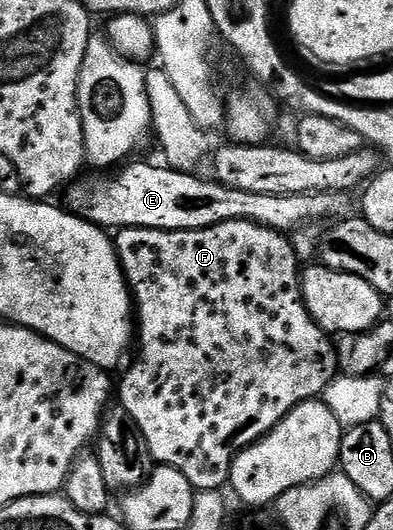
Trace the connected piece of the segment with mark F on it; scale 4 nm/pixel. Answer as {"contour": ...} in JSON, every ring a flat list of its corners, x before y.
{"contour":[[229,220,222,222,216,226,209,228,197,228,196,230,138,230,137,228,129,228,128,230,120,230,114,235,115,250,119,254,119,262,123,266,123,275,127,277,127,285,131,291,133,299,133,310,137,315,137,350,139,346,139,355,135,358,131,370,127,370,123,374,123,379,117,382,117,402,118,405,129,416,133,416,133,420,137,424,137,428,141,428,141,432,147,441,147,447,151,453,152,463,161,466,172,466,181,472,181,476,185,476,185,480,189,480,189,484,195,487,196,491,201,490,219,490,228,485,231,477,231,462,244,450,246,446,251,446,254,442,264,438,264,436,274,428,285,415,289,413,295,406,301,402,309,402,318,399,325,389,331,385,337,378,339,367,339,352,336,343,332,341,326,330,322,330,313,320,313,316,309,312,309,308,303,299,303,287,301,285,301,261,295,254,295,247,292,245,292,239,286,233,271,230,267,226,262,226,256,222,246,222,245,220]]}

